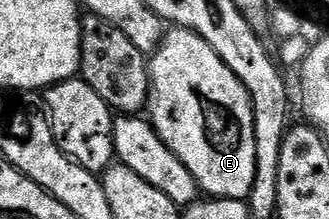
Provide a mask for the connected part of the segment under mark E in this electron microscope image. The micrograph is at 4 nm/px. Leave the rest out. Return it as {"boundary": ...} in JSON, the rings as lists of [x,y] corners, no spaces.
{"boundary":[[[172,26],[166,32],[154,55],[149,59],[151,72],[151,97],[146,110],[151,111],[149,122],[161,137],[164,145],[193,173],[200,192],[216,199],[246,200],[253,189],[253,177],[257,165],[257,145],[253,137],[253,109],[251,98],[237,81],[233,69],[217,57],[217,53],[197,33],[184,27]]]}

